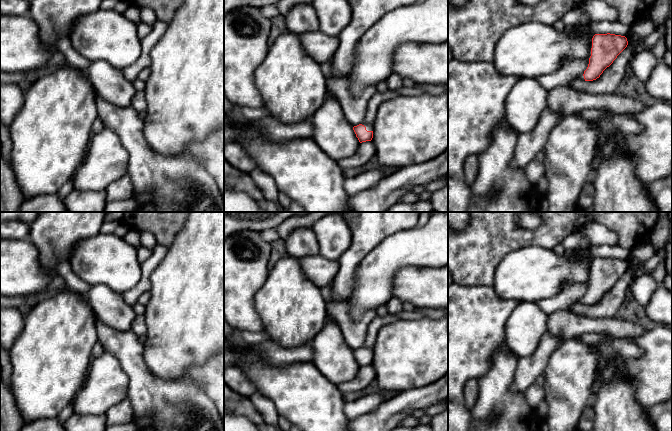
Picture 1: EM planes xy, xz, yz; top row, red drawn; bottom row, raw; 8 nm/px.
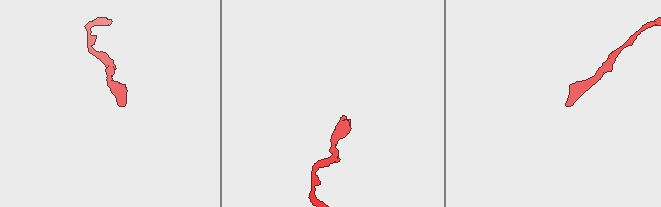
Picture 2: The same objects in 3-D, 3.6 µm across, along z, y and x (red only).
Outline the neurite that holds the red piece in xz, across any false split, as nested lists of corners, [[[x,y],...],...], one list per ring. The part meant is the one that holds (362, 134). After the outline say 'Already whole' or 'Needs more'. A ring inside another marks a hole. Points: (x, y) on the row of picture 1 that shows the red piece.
[[[388,90],[385,93],[376,93],[368,103],[367,112],[363,122],[353,127],[353,130],[359,142],[371,141],[373,138],[373,123],[378,111],[378,107],[385,101],[399,97],[397,91]]]. Needs more

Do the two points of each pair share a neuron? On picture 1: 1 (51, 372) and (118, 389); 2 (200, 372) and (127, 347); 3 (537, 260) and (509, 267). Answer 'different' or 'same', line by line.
1: different
2: different
3: same

